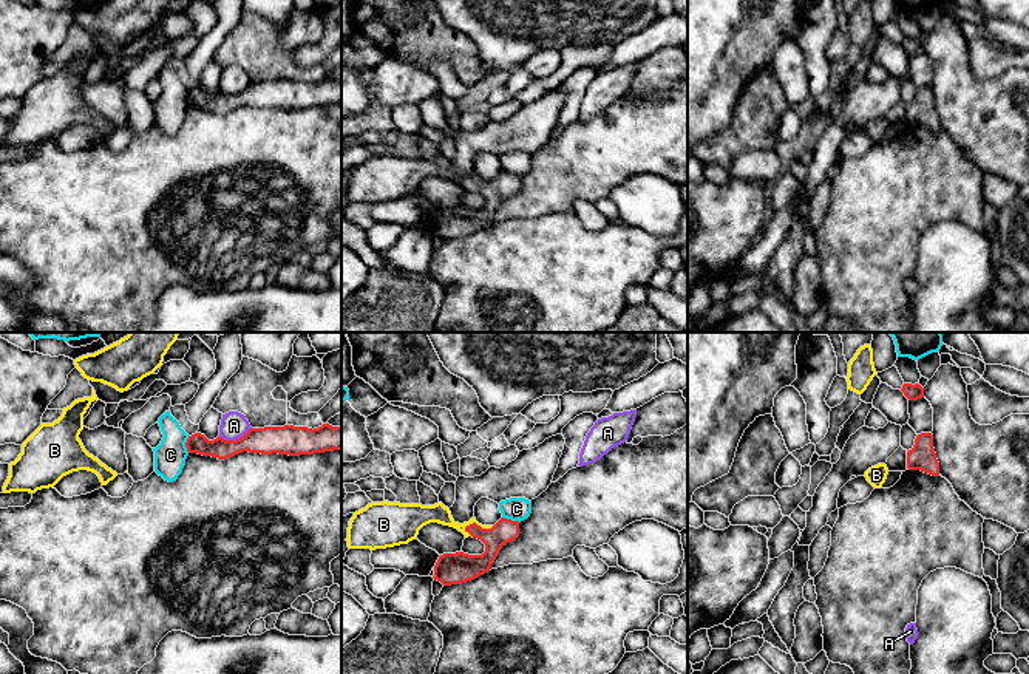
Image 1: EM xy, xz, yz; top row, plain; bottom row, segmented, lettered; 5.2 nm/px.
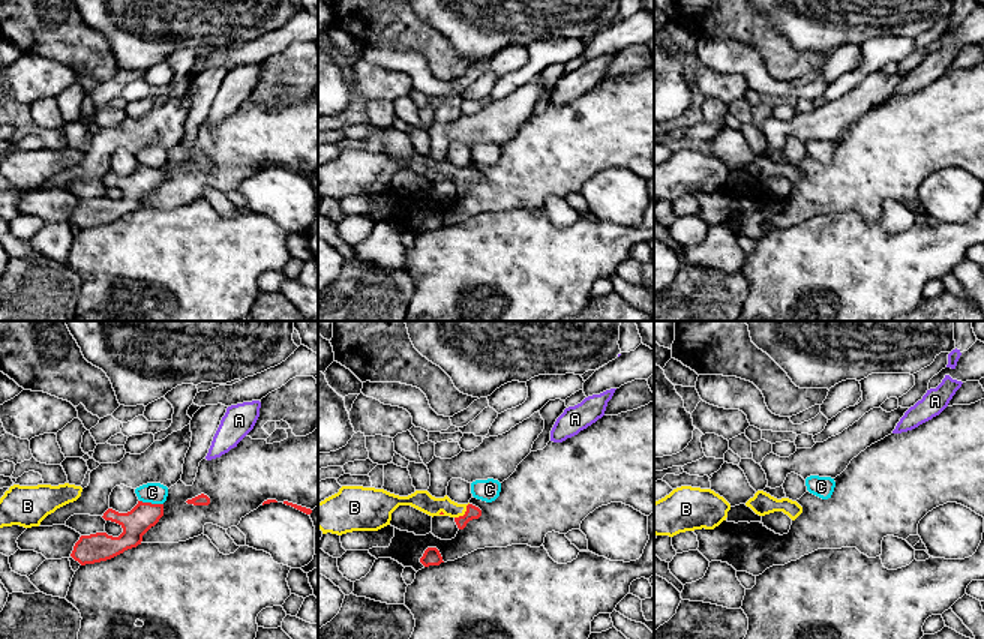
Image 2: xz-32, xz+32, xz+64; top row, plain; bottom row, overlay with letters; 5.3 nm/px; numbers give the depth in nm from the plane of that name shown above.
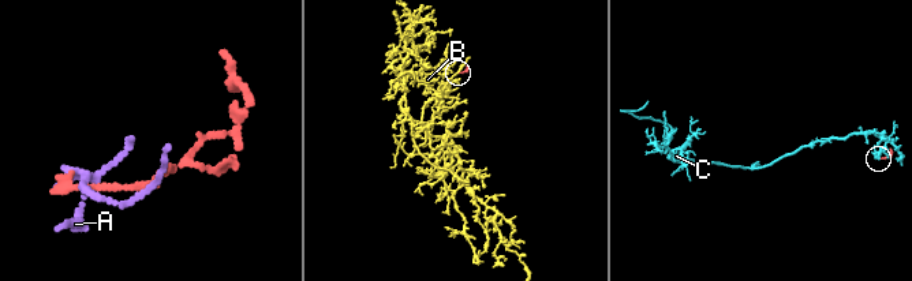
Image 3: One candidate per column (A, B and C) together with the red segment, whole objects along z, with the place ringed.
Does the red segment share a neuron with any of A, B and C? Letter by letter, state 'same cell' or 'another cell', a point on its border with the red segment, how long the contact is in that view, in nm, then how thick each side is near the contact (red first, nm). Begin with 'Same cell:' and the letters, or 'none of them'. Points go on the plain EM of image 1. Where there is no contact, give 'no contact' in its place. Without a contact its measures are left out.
Same cell: B
A: another cell; contact xy (234, 95); length 180 nm; calibres 140 and 140 nm
B: same cell; contact xz (478, 180); length 160 nm; calibres 160 and 100 nm
C: another cell; contact xz (512, 175); length 100 nm; calibres 120 and 130 nm

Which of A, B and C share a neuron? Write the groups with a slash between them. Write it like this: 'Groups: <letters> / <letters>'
Groups: A / B / C

